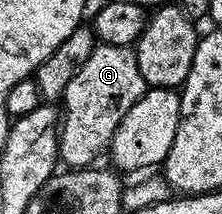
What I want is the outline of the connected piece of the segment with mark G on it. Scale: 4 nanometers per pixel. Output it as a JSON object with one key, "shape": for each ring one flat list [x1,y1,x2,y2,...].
{"shape":[[97,44,72,75,62,99,62,117,58,127,58,158,68,168,88,168,100,153,109,149,122,116,144,95,146,83,138,68,132,46]]}

